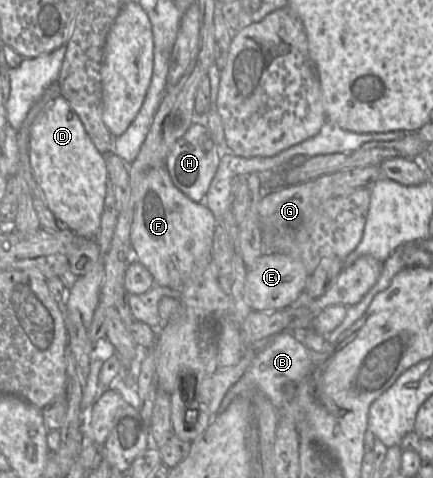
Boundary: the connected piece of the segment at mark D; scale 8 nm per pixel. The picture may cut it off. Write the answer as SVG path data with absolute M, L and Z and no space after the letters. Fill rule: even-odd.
M64 97L51 101L33 121L29 160L34 178L54 216L75 234L94 239L100 230L108 180L105 156L97 150Z

